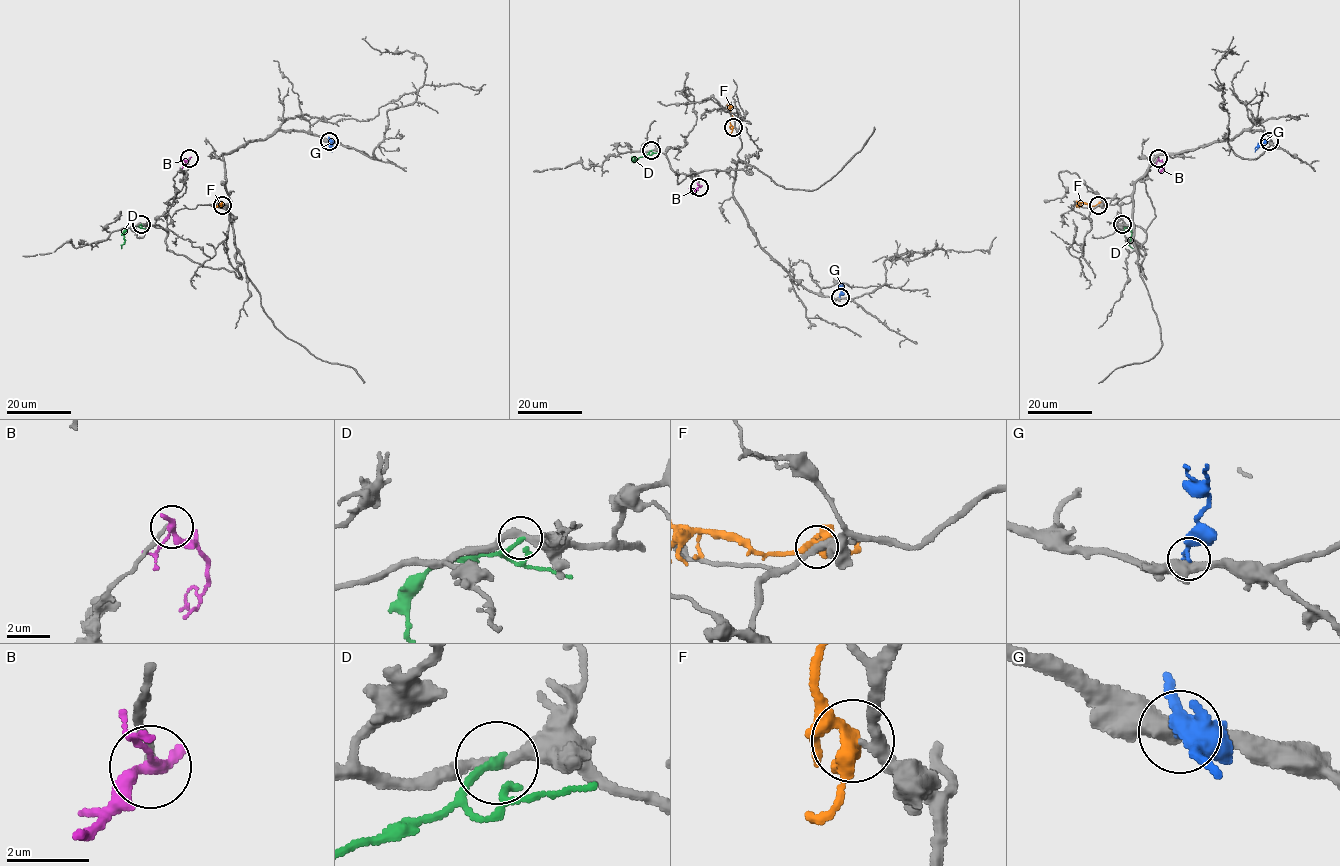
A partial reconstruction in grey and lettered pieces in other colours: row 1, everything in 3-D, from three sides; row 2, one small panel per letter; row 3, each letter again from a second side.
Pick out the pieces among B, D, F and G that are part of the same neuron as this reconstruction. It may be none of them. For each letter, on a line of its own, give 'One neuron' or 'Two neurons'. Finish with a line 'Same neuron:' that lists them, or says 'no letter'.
B: Two neurons
D: Two neurons
F: Two neurons
G: Two neurons
Same neuron: no letter

